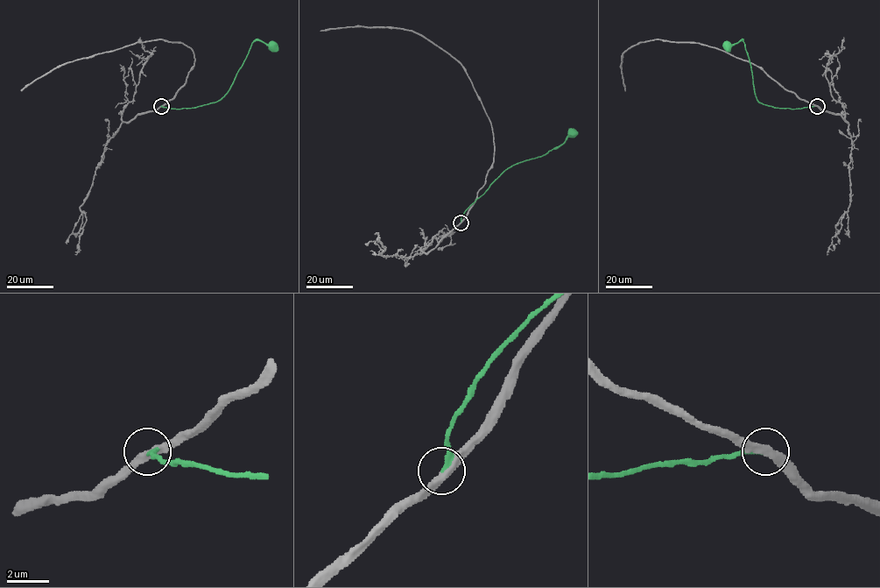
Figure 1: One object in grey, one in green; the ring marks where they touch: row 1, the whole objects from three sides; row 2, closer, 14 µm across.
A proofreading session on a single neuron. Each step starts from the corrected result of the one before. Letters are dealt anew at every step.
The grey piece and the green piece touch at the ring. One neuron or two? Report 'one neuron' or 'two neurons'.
one neuron

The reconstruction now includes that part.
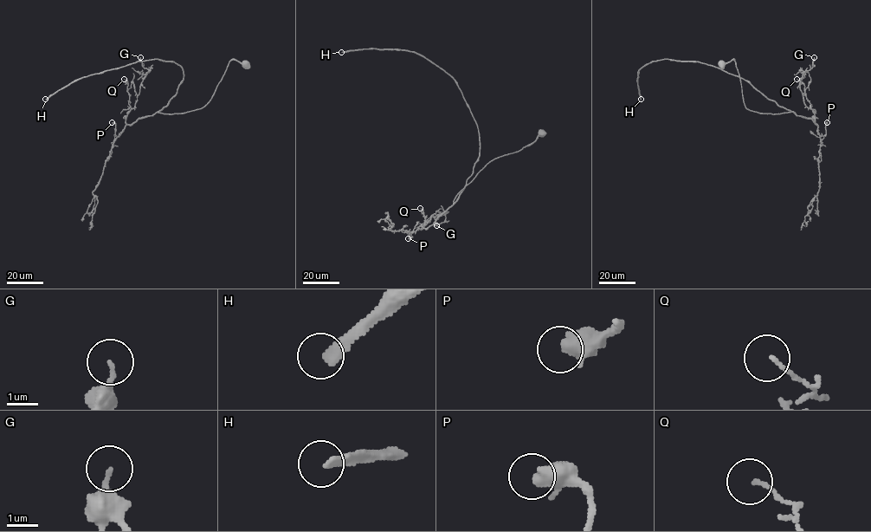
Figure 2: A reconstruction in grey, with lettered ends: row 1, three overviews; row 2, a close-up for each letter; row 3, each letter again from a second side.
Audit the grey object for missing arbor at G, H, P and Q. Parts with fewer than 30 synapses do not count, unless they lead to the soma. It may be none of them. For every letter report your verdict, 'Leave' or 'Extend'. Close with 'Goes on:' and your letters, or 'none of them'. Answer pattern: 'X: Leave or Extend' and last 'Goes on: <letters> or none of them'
G: Leave
H: Extend
P: Leave
Q: Leave
Goes on: H

